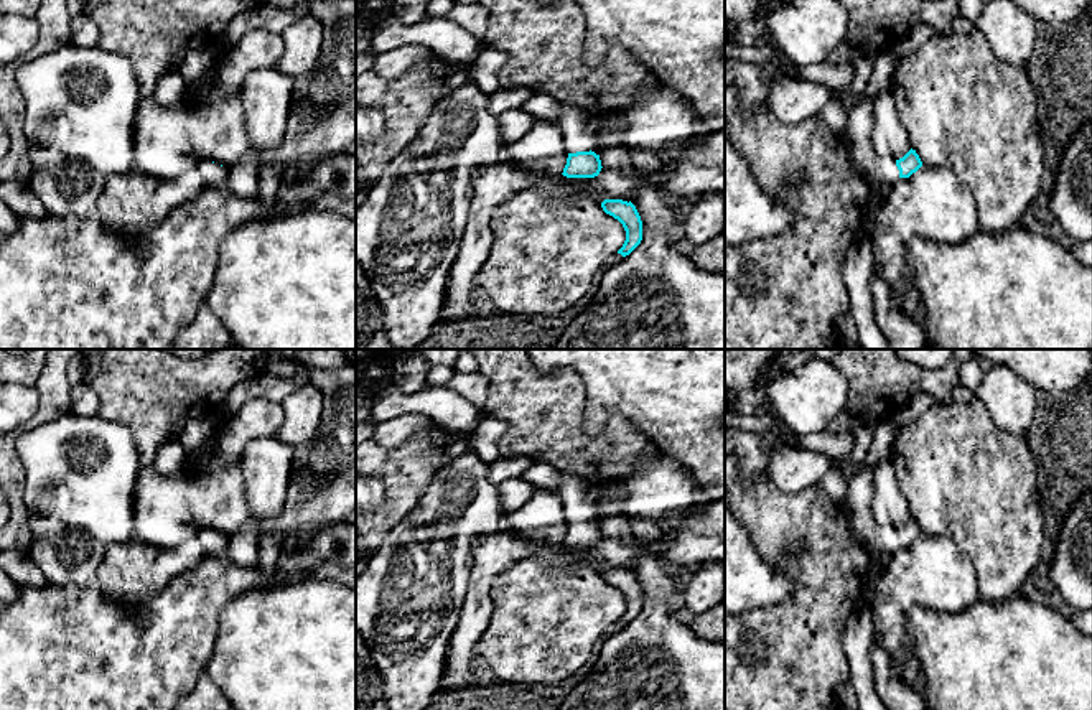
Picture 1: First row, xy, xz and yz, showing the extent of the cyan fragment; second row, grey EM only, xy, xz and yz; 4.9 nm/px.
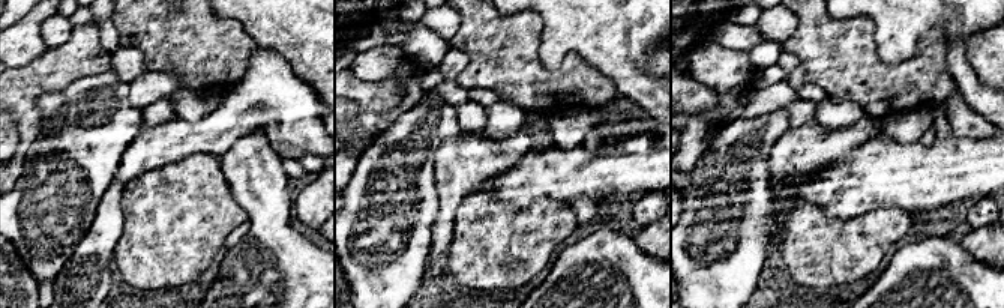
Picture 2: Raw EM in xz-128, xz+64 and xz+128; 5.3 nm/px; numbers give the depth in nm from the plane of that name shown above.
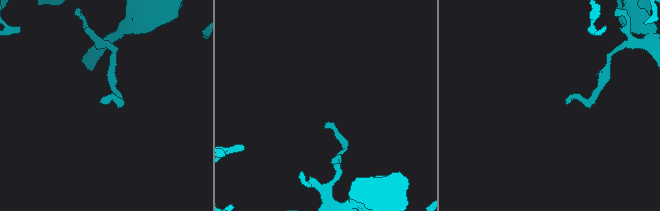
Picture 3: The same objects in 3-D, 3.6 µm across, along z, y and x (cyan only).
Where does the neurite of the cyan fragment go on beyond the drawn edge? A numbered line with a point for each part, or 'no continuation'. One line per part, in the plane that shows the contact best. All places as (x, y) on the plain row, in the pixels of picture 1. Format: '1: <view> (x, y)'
1: xz (577, 495)

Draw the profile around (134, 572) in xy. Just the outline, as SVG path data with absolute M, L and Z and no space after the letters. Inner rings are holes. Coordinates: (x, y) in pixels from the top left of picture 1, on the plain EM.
M133 535L107 549L97 570L97 582L109 598L138 606L156 596L171 578L201 563L204 557L206 550L198 537L165 549Z

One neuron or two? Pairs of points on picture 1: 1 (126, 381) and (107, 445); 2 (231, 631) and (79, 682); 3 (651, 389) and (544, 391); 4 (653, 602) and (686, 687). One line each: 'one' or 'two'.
1: two
2: two
3: two
4: one

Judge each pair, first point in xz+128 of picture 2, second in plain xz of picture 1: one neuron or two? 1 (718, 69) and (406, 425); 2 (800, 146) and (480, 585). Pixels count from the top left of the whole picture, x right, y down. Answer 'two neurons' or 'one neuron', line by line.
1: one neuron
2: one neuron

